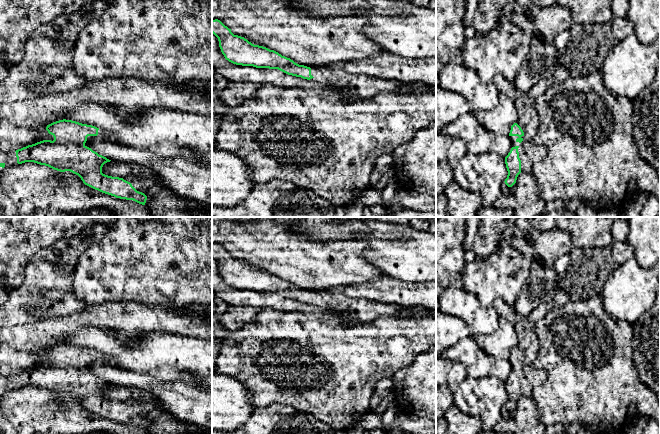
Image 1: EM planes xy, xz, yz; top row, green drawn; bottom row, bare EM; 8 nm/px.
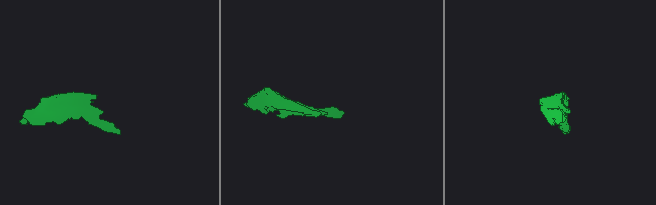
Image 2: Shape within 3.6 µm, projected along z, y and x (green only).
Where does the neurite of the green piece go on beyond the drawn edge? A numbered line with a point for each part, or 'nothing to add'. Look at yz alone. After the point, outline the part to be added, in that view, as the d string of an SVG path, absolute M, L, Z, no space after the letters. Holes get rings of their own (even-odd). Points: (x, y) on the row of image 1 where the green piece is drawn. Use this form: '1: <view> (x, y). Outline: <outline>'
1: yz (529, 153). Outline: M509 136L512 141L512 146L518 146L519 158L521 160L521 172L531 173L533 166L540 161L543 161L547 155L548 151L543 145L535 145L530 141L527 141L524 136L521 138L523 141L521 143L517 142L518 136Z

